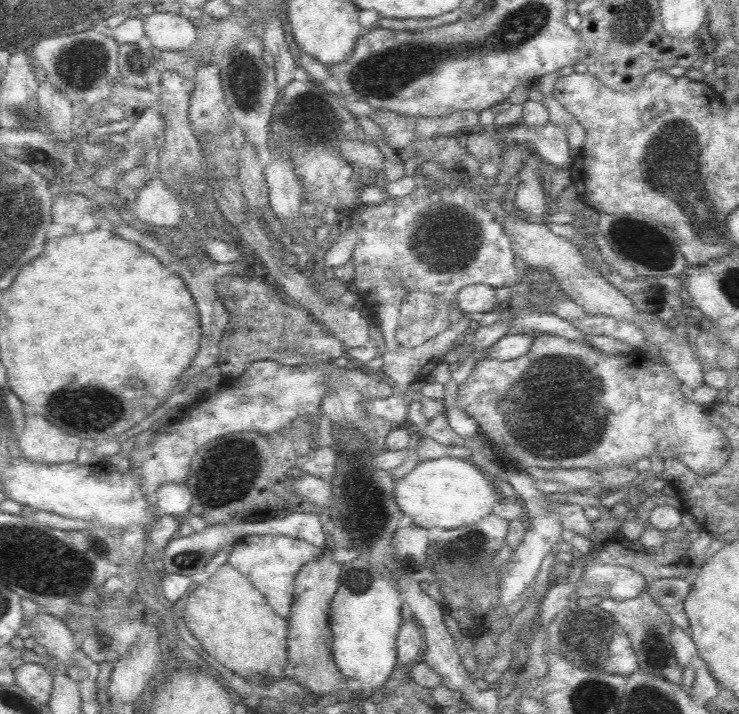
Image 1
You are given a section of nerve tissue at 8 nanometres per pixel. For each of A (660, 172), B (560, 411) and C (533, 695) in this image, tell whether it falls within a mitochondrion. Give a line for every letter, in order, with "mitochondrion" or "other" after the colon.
A: mitochondrion
B: mitochondrion
C: other

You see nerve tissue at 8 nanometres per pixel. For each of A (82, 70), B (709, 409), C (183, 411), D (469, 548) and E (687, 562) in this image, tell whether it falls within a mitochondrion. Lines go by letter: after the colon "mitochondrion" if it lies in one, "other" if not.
A: mitochondrion
B: other
C: other
D: mitochondrion
E: other

